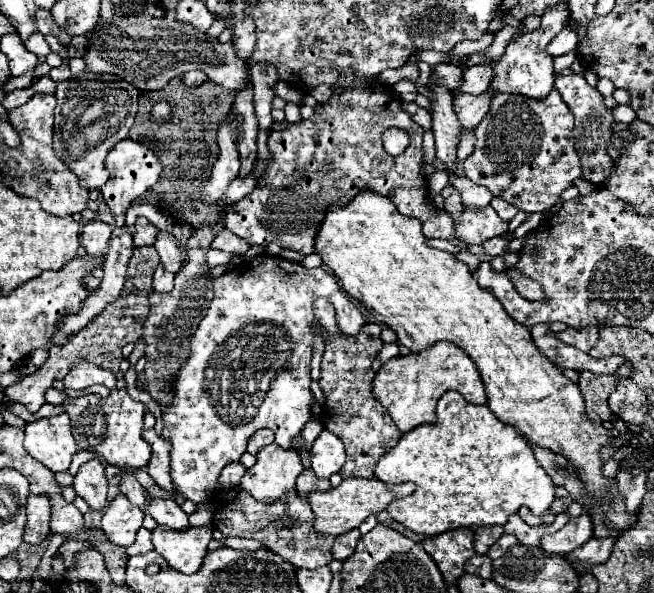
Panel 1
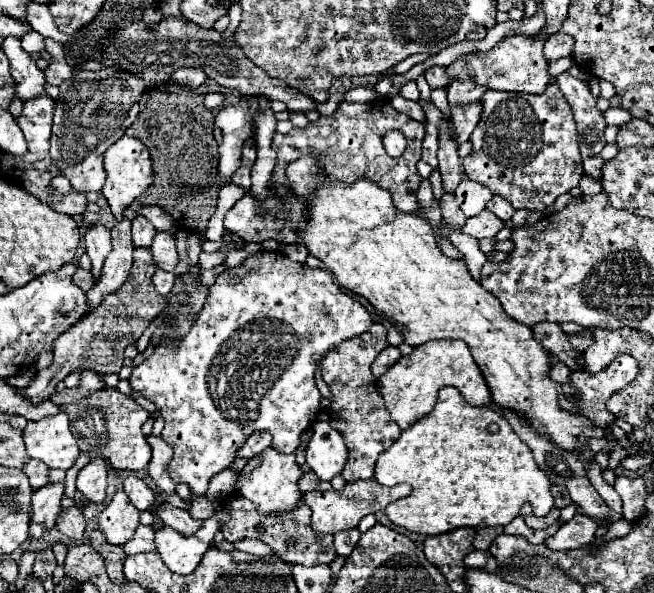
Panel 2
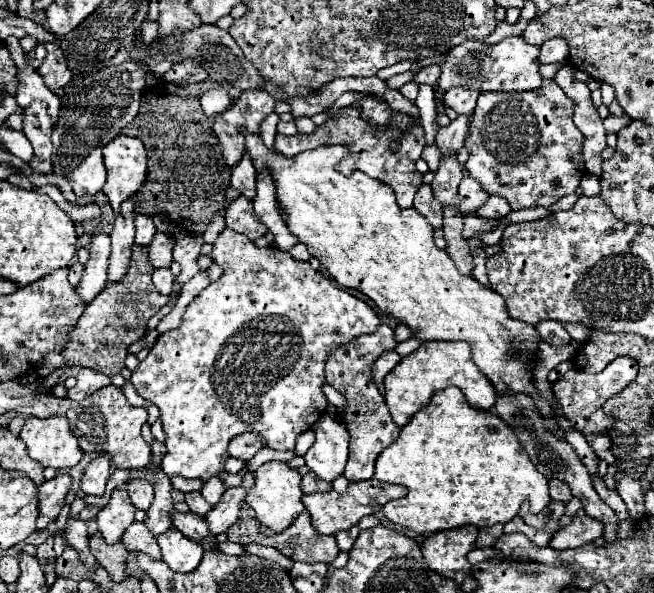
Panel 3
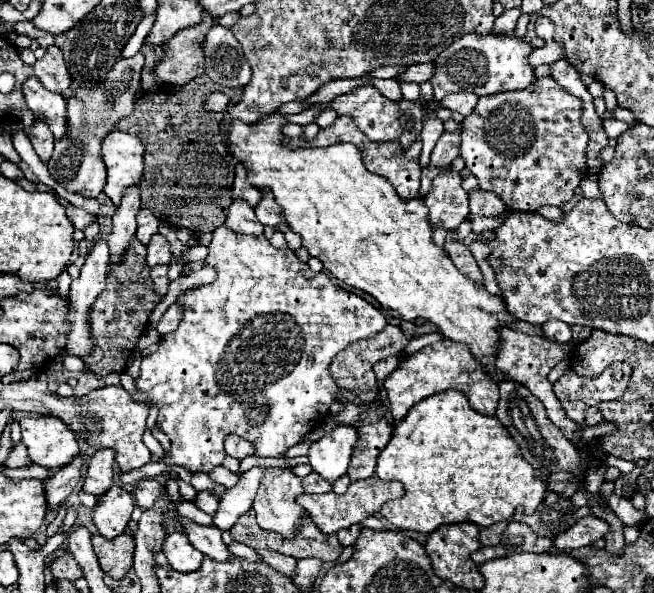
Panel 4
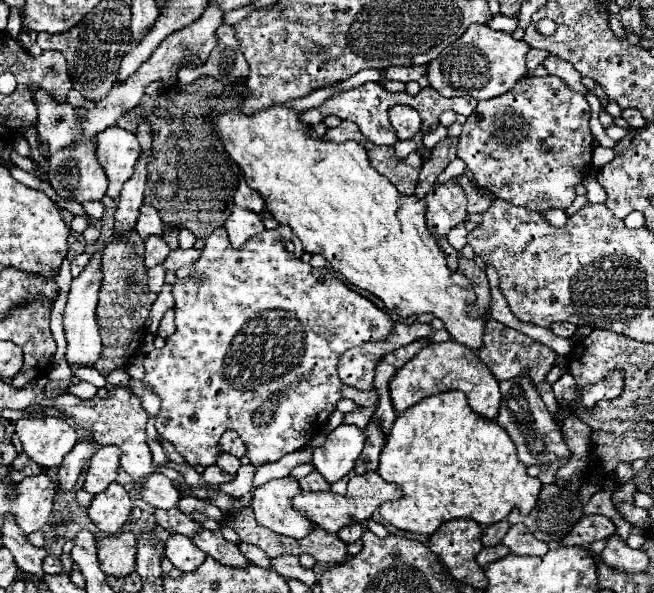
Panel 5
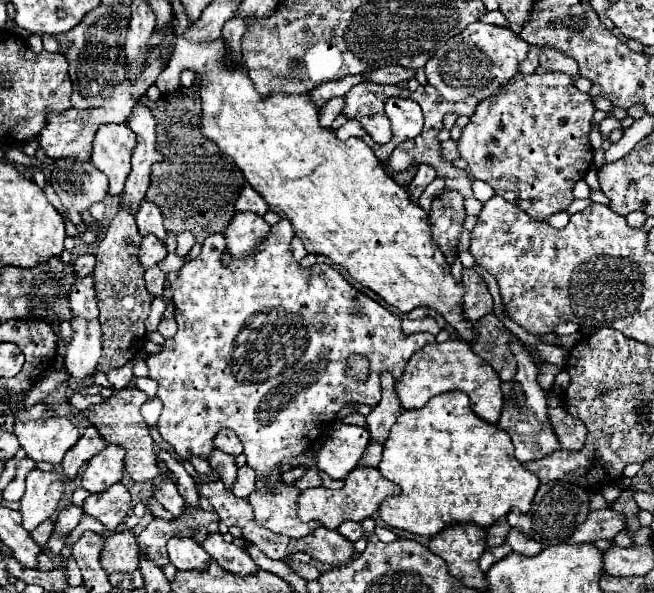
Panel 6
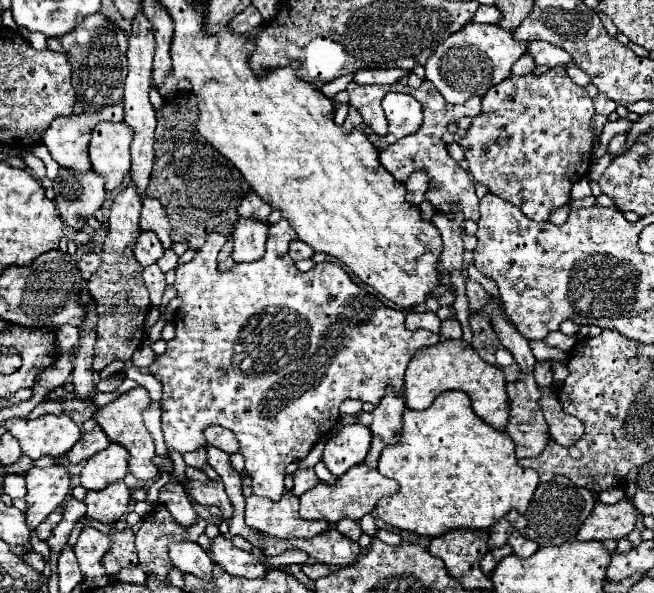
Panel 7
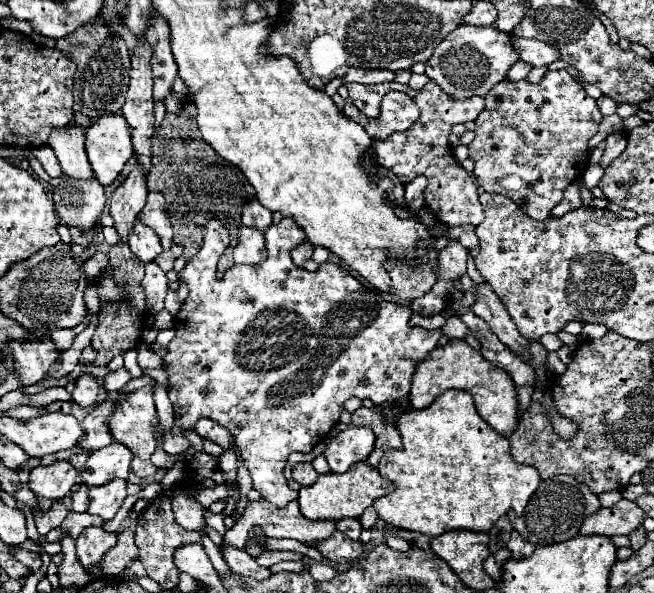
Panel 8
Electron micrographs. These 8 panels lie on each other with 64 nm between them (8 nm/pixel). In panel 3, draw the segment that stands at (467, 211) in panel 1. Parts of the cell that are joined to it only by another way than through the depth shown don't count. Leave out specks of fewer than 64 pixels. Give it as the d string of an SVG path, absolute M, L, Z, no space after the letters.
M470 214L470 216L464 218L464 232L462 234L464 234L464 238L470 238L470 236L476 236L476 234L482 234L482 232L492 232L496 228L498 228L498 222Z

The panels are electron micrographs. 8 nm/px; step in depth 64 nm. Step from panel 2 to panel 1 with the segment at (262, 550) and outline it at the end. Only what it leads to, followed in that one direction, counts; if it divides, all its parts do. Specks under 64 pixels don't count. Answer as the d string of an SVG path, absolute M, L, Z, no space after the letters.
M230 536L230 538L222 538L222 544L234 550L258 550L264 548L258 540L248 540L248 538L238 538L238 536Z

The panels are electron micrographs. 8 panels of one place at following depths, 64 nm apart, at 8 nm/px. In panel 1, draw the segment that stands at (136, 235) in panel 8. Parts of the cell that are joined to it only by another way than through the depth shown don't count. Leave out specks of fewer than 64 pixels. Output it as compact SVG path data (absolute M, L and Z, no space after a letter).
M158 232L154 248L158 250L160 262L162 262L162 266L164 266L166 270L178 272L178 270L182 268L182 264L184 264L184 254L180 252L178 240L176 240L170 232Z

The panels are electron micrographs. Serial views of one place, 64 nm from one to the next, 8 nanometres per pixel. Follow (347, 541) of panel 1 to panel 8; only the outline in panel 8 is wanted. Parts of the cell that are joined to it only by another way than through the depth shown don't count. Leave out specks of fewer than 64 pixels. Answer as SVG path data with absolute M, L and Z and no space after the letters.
M342 518L342 520L338 520L338 522L336 522L336 528L338 528L340 532L344 532L344 534L346 534L348 538L352 538L352 540L358 540L358 538L360 538L360 532L362 532L360 522L354 520L354 518Z

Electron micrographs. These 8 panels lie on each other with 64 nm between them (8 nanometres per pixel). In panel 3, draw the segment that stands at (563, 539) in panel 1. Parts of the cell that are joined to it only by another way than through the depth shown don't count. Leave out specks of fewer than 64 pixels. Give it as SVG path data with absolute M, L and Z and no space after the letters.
M574 516L572 522L564 528L560 528L552 540L550 540L550 548L554 550L566 550L566 548L578 548L578 546L584 546L584 544L590 544L594 542L596 538L600 538L604 532L604 526L590 518L590 516Z

